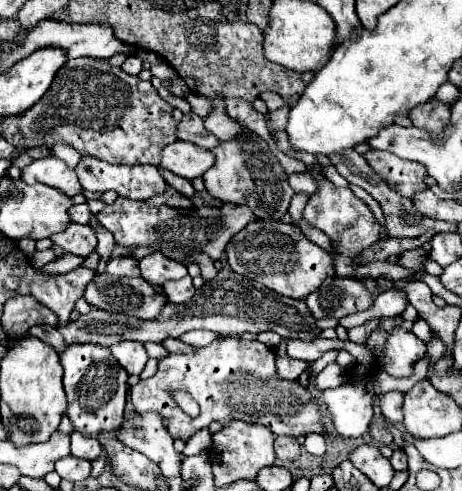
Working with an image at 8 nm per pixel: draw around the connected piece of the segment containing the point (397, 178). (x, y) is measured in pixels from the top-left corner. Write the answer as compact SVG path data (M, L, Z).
M372 149L366 155L366 161L370 163L370 167L400 195L404 197L412 197L414 191L424 189L424 177L426 177L426 169L416 163L416 161L406 161L400 159L392 153L386 151L378 151Z

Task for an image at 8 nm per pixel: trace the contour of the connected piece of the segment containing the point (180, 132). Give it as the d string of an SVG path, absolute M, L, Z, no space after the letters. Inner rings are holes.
M194 111L184 113L182 121L178 121L178 125L176 125L176 139L190 141L190 143L200 145L204 149L212 149L212 147L216 147L220 143L212 133L208 133L204 129L202 117L198 117Z

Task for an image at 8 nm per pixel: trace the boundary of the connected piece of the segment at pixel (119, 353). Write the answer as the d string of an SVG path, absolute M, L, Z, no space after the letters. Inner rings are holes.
M122 341L122 343L116 343L114 347L110 347L114 359L130 373L130 375L140 375L146 361L148 361L148 355L146 355L146 349L142 343L134 343L134 341Z

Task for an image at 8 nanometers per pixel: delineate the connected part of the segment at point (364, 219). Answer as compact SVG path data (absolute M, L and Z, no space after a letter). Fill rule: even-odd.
M328 179L326 183L322 183L322 187L318 187L318 195L308 199L302 217L312 227L324 231L336 251L348 259L360 257L360 253L372 247L380 237L380 223L370 211L370 207L362 199L358 199L348 187L334 187Z

